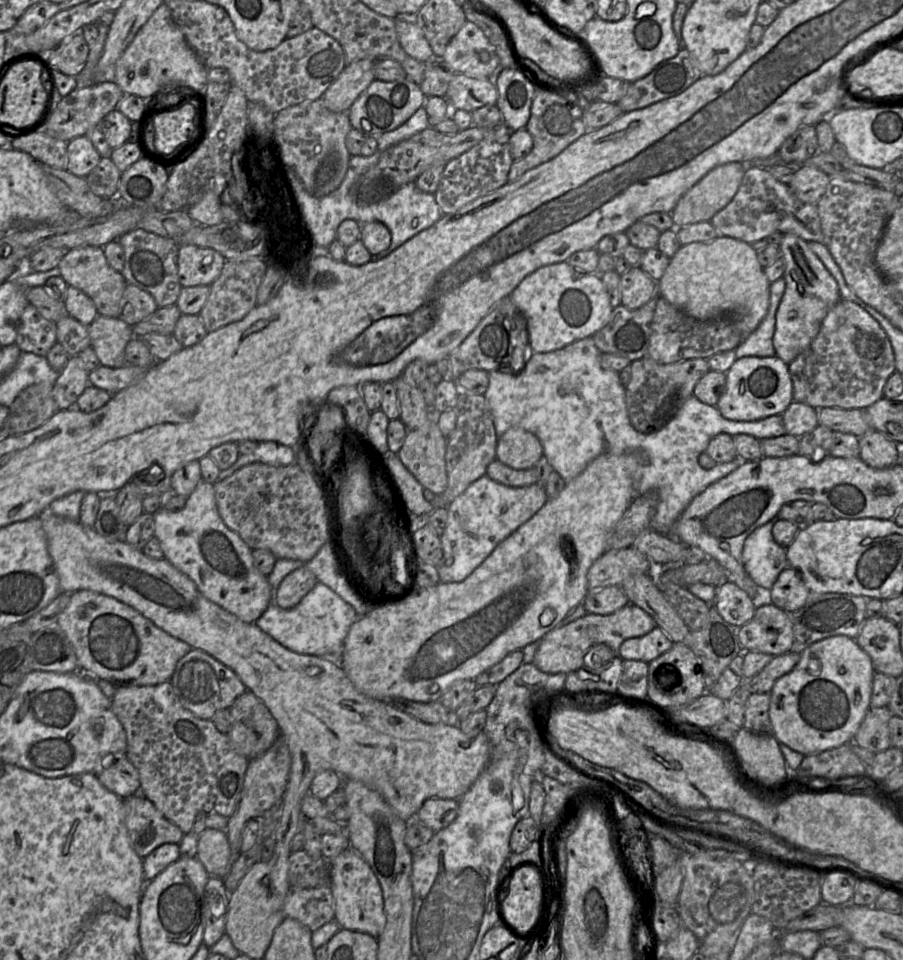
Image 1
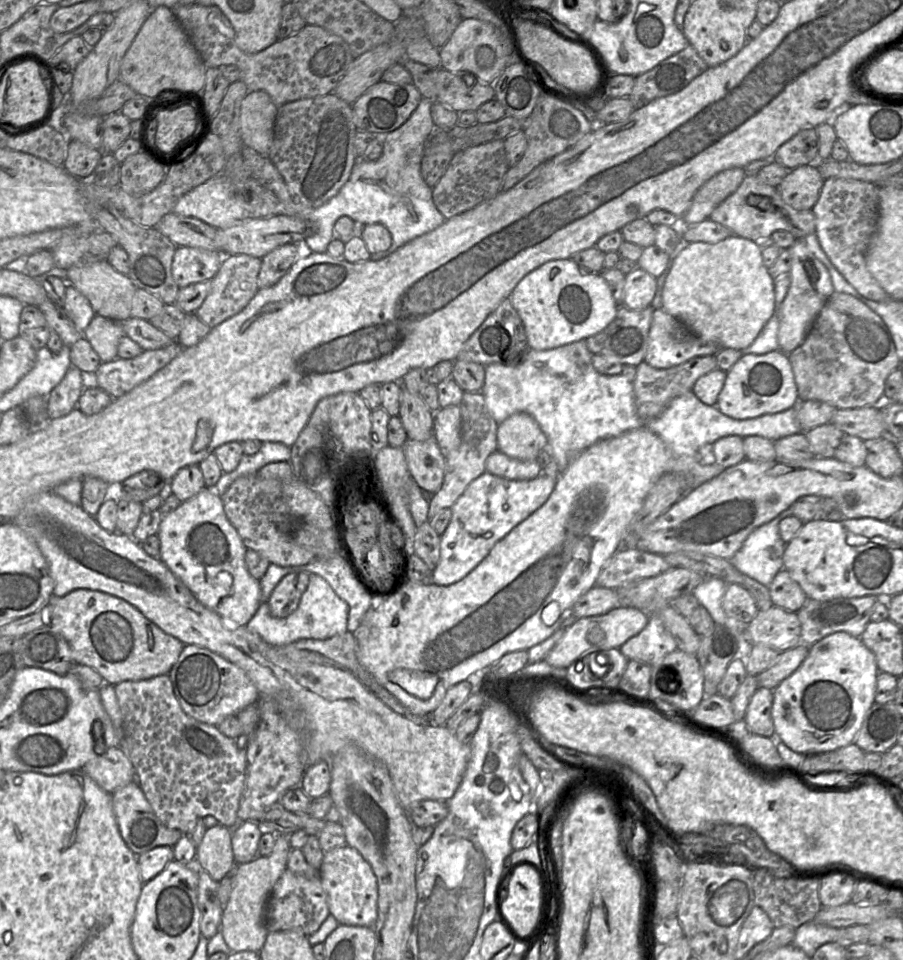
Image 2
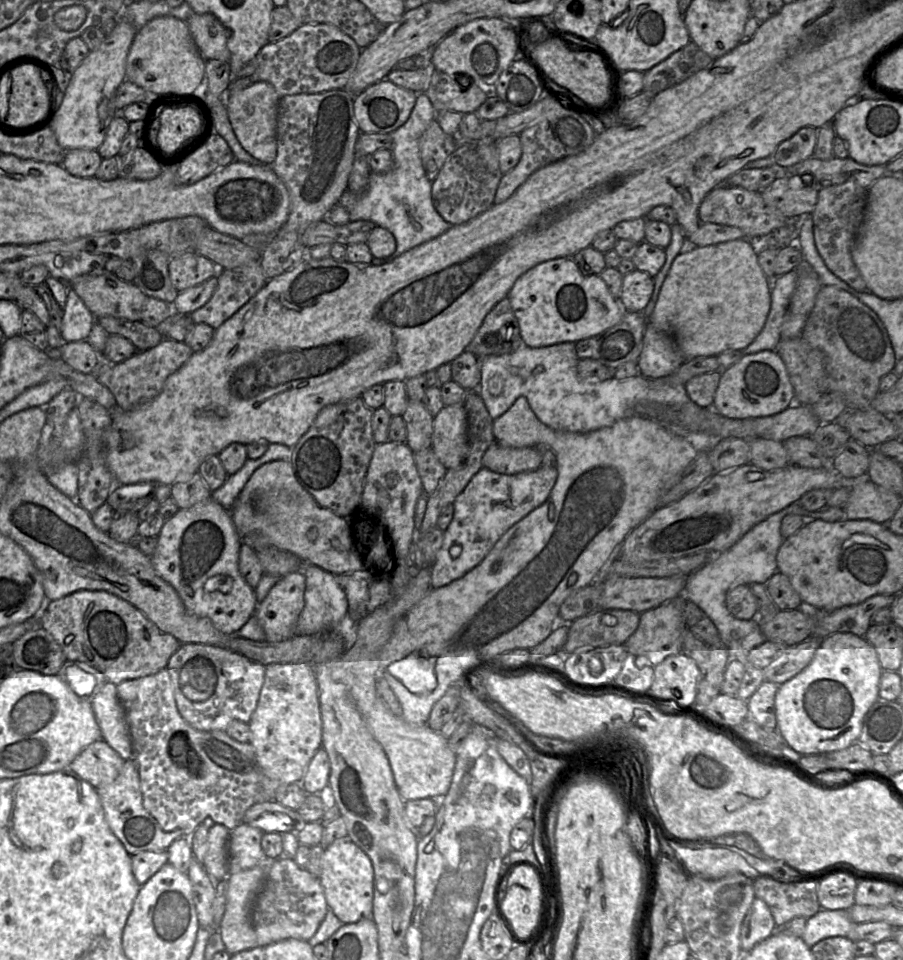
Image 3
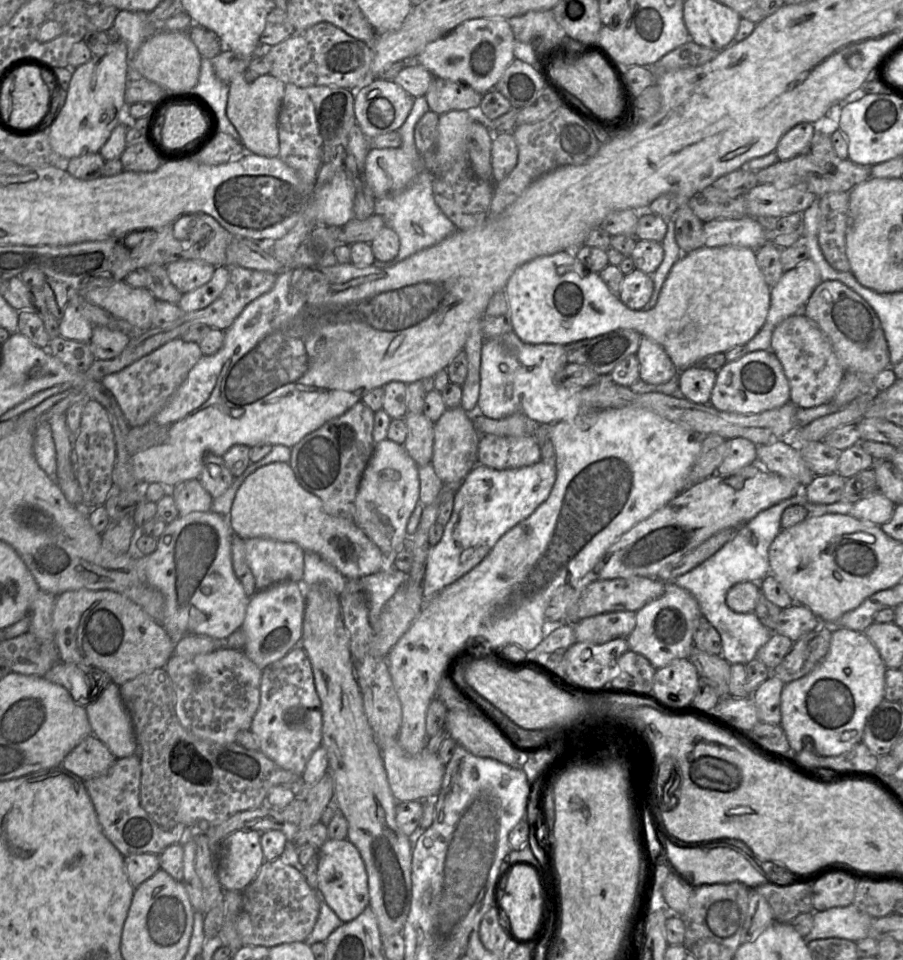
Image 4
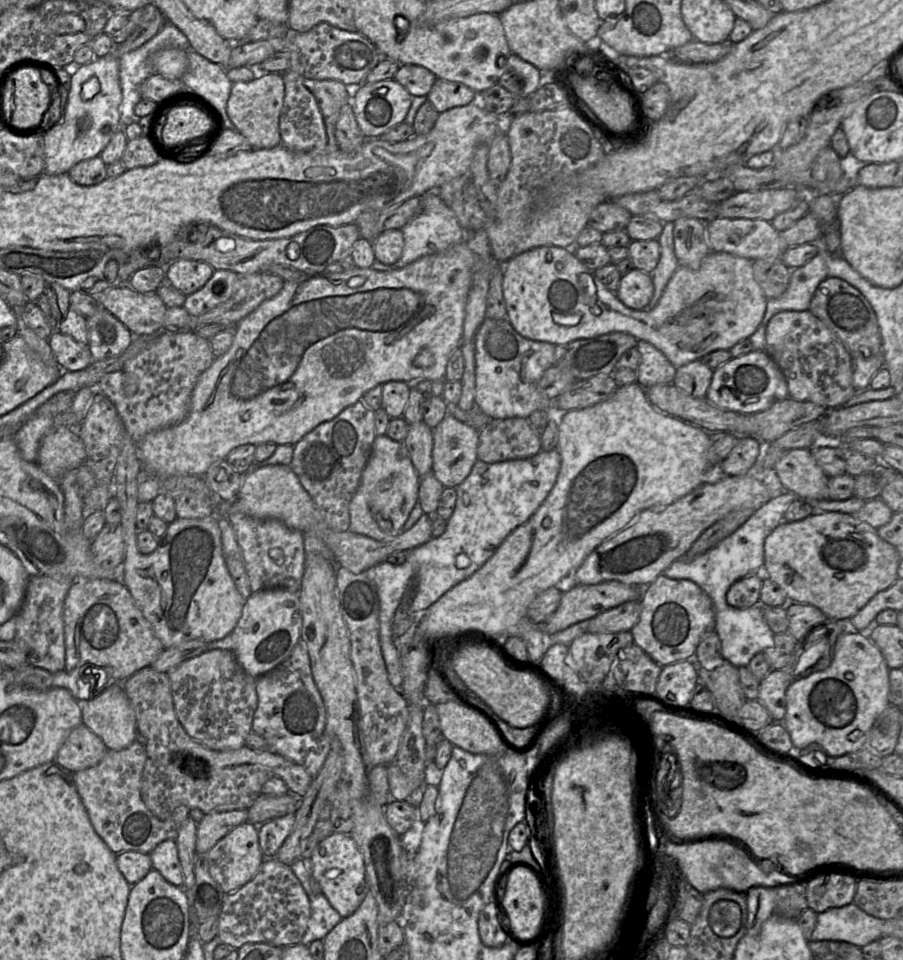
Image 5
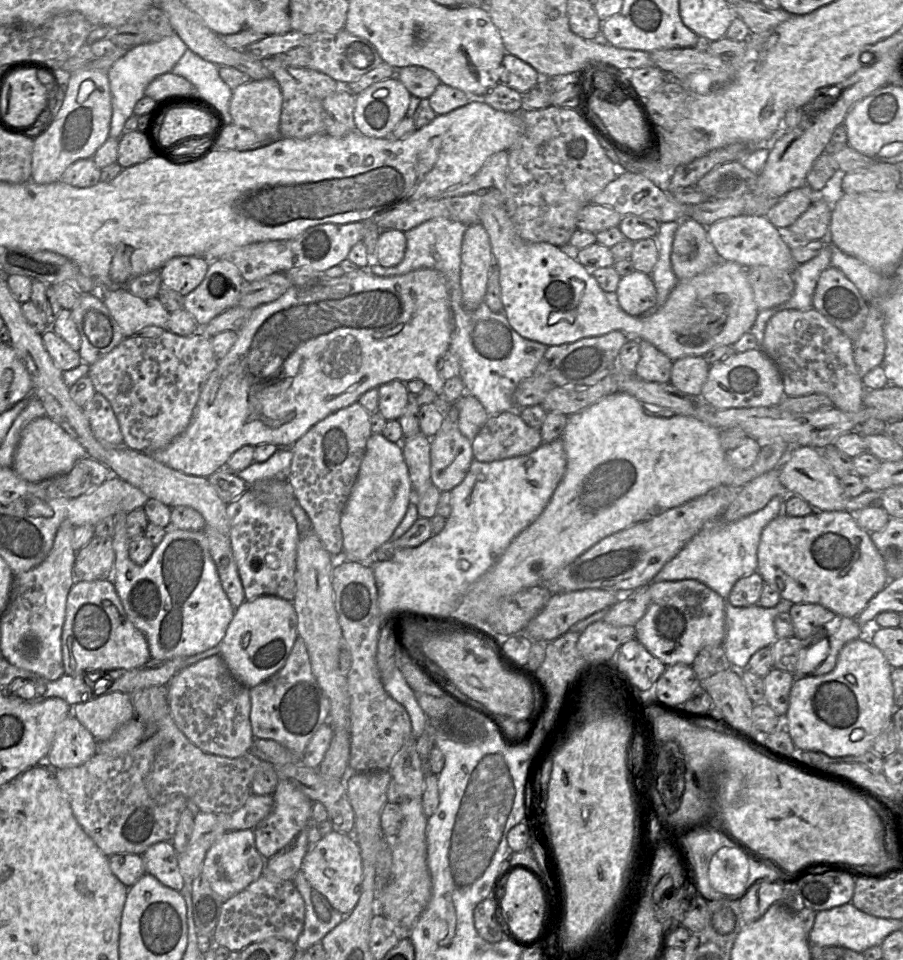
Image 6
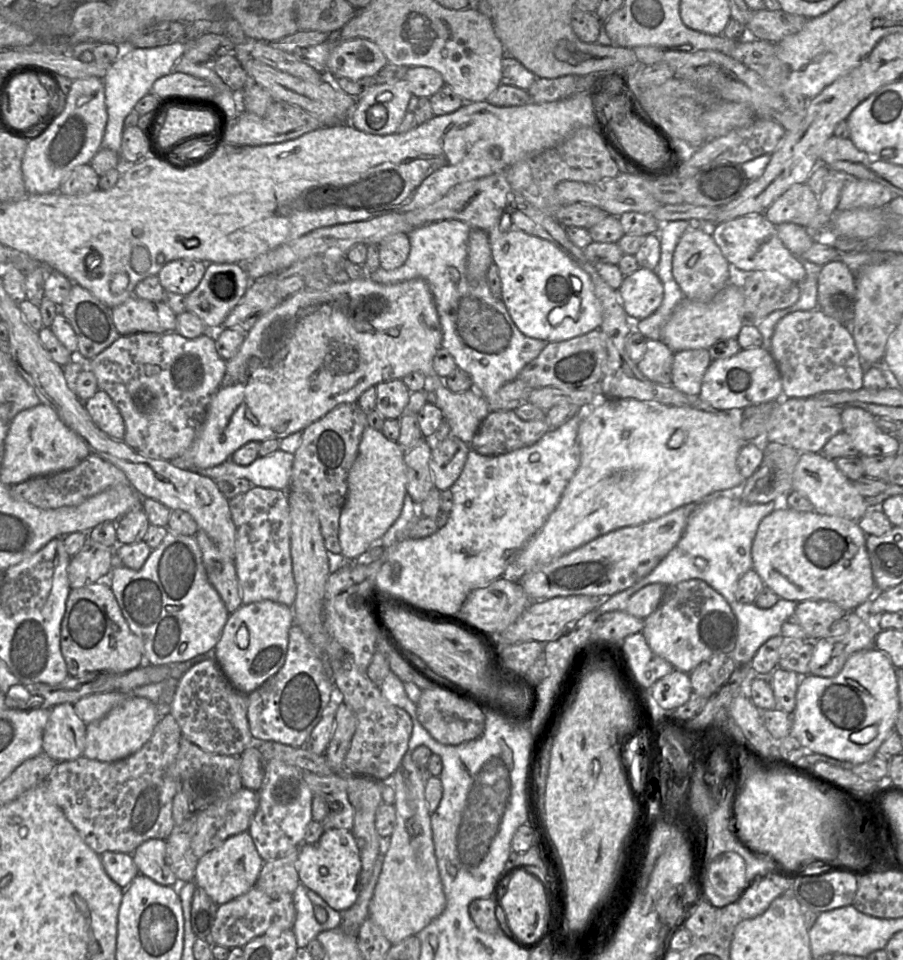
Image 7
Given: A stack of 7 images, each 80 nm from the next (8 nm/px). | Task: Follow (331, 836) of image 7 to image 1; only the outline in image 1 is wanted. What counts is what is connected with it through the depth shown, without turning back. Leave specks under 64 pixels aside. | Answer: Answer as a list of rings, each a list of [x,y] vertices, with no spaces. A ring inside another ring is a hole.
[[[351,847],[342,851],[331,863],[331,882],[335,903],[335,920],[341,928],[378,938],[386,925],[381,885],[368,863]]]

